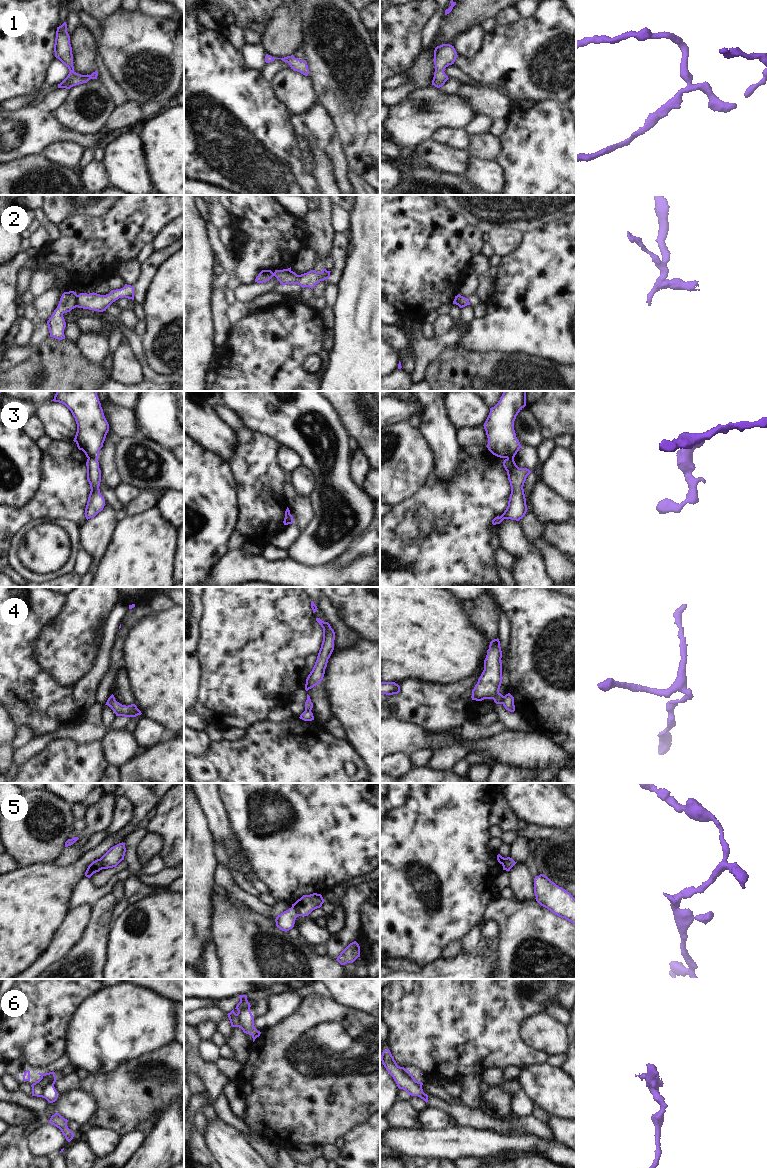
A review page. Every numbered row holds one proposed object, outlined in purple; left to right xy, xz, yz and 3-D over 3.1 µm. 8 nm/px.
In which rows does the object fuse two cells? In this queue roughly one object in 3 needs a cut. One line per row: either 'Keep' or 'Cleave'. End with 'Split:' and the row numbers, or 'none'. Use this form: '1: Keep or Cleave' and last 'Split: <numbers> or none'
1: Keep
2: Cleave
3: Cleave
4: Cleave
5: Cleave
6: Keep
Split: 2, 3, 4, 5.

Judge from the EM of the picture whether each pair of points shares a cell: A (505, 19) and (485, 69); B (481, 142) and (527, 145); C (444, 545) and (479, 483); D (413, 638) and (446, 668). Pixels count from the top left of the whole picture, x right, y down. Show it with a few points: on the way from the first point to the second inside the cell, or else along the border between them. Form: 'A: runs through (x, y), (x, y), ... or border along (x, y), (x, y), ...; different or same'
A: border along (521, 17), (512, 23), (497, 25); different
B: border along (500, 136), (500, 153), (496, 160); different
C: runs through (459, 530), (462, 526), (462, 513), (475, 498); same
D: runs through (421, 642), (439, 660); same

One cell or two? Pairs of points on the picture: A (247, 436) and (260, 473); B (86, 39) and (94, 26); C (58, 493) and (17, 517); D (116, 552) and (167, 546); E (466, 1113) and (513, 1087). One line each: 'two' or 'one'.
A: one
B: two
C: one
D: one
E: two

